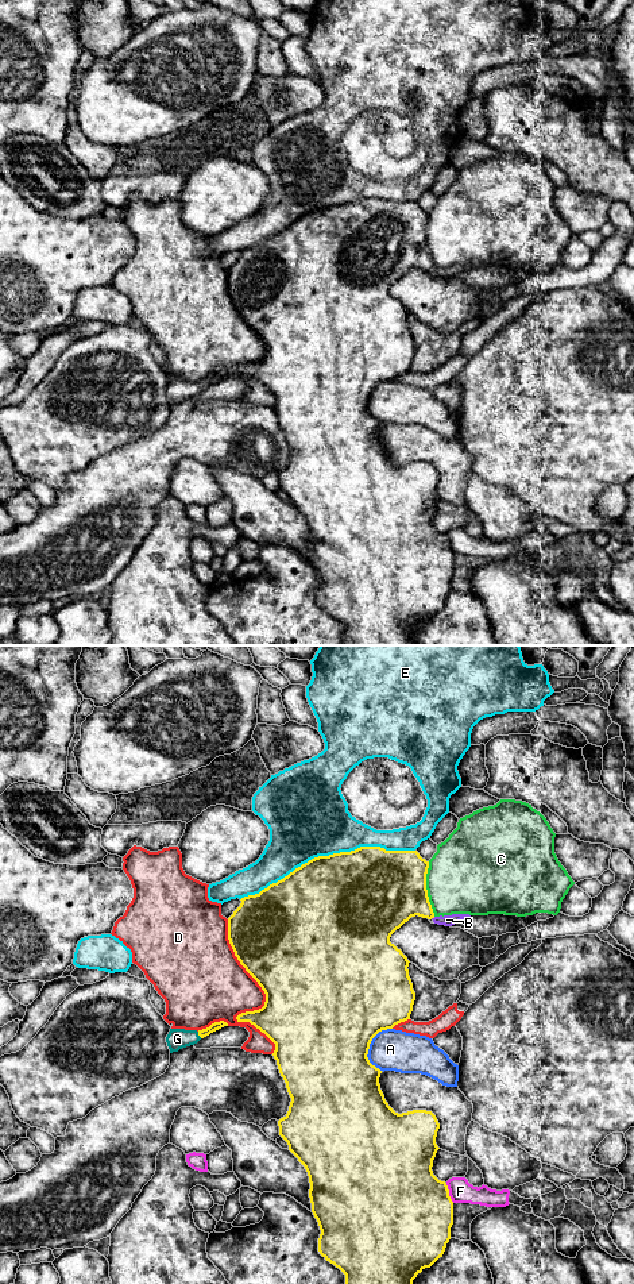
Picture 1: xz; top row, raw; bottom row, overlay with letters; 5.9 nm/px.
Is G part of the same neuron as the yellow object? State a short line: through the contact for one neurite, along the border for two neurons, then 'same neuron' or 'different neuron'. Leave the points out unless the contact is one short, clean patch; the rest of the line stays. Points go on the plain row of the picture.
xz (215, 378), (198, 386), (177, 390) | same neuron

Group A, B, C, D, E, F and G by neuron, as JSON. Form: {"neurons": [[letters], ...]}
{"neurons": [["A"], ["B", "G"], ["C"], ["D"], ["E"], ["F"]]}

